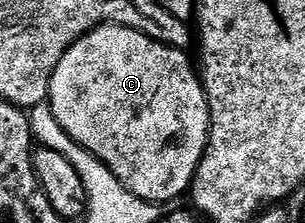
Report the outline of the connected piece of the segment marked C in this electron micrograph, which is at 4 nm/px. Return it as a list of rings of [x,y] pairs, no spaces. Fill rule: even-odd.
[[[101,24],[95,30],[88,32],[84,40],[77,40],[68,48],[63,54],[59,66],[55,66],[55,74],[51,78],[47,103],[53,108],[54,116],[58,119],[59,125],[63,126],[63,130],[79,146],[85,147],[95,158],[105,163],[131,194],[145,199],[148,203],[163,205],[173,199],[184,197],[192,189],[197,167],[209,141],[209,100],[205,97],[205,85],[201,82],[194,61],[193,64],[189,61],[189,54],[188,51],[172,48],[166,44],[161,44],[158,40],[152,40],[150,36],[134,28],[118,24]]]

